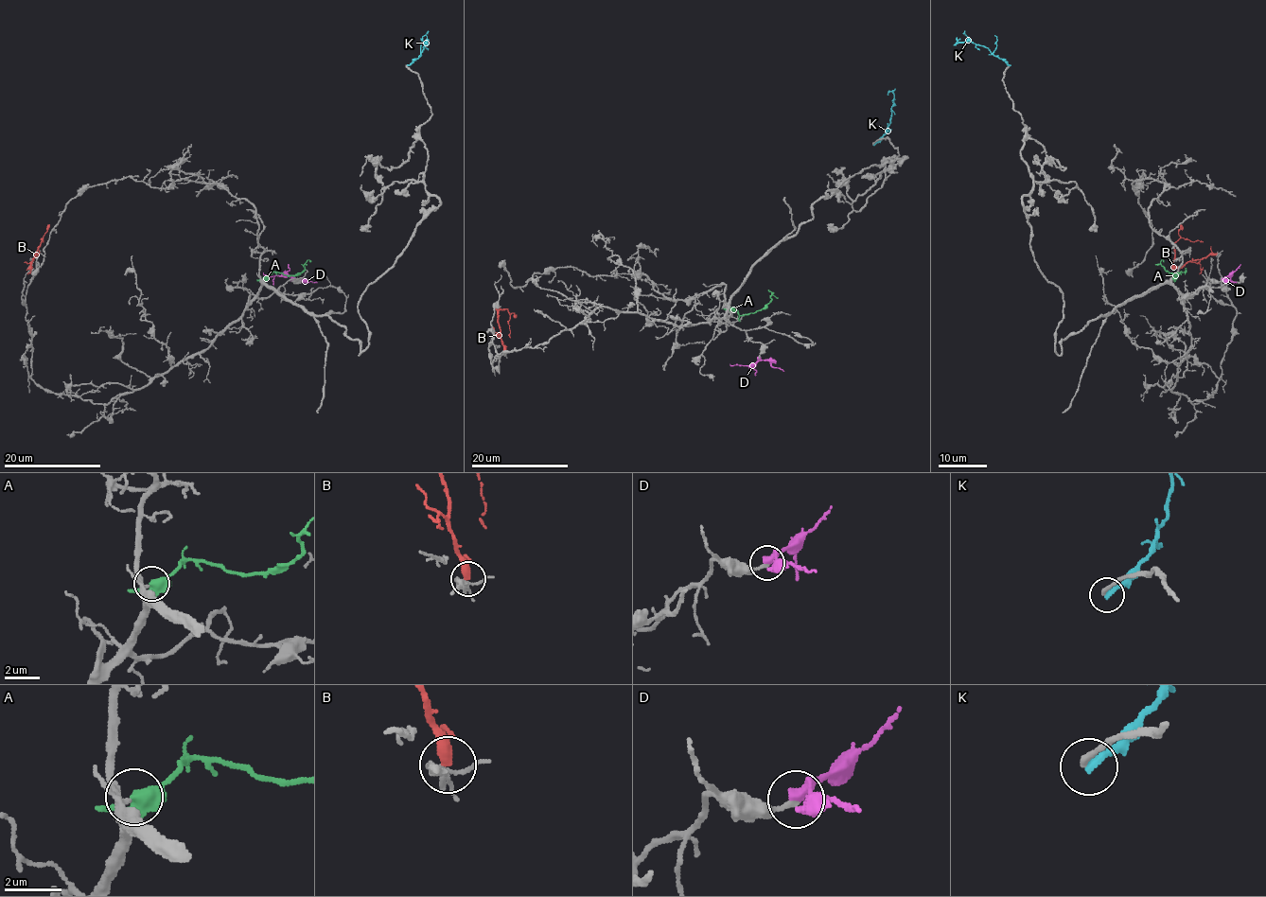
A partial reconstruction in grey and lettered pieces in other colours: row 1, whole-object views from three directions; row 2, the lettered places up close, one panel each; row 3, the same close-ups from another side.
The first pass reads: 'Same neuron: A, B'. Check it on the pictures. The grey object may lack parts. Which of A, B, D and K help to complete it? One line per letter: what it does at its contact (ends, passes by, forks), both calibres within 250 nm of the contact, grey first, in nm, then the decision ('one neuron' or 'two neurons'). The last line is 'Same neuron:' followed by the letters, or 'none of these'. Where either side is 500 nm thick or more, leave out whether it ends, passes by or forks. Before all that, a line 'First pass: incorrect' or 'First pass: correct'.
First pass: incorrect
A: it passes by; calibres 240 and 440 nm; one neuron
B: it passes by; calibres 160 and 280 nm; two neurons
D: it passes by; calibres 180 and 340 nm; two neurons
K: it ends; calibres 280 and 260 nm; two neurons
Same neuron: A

